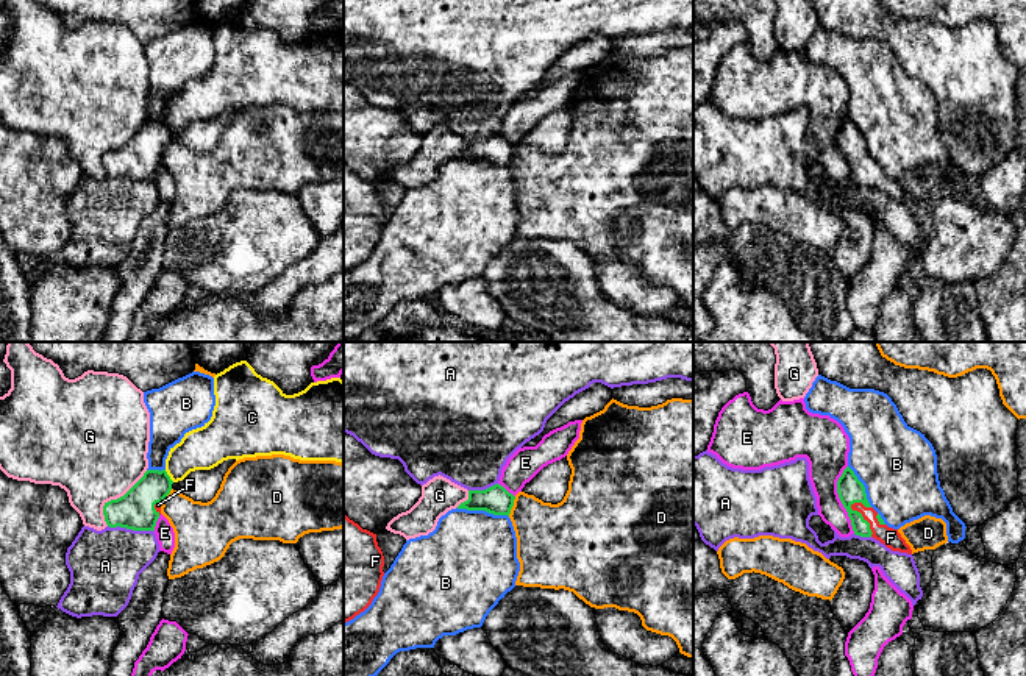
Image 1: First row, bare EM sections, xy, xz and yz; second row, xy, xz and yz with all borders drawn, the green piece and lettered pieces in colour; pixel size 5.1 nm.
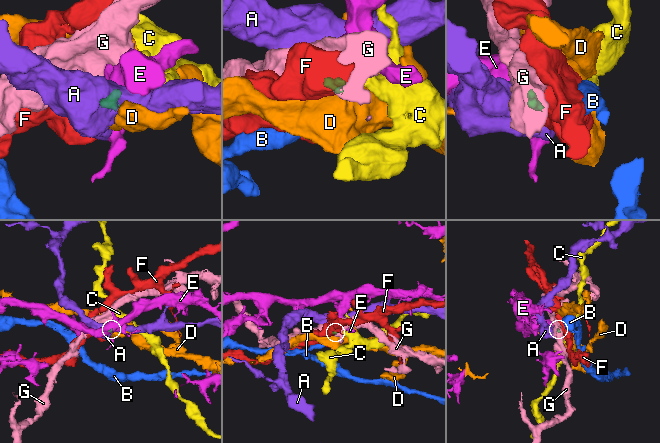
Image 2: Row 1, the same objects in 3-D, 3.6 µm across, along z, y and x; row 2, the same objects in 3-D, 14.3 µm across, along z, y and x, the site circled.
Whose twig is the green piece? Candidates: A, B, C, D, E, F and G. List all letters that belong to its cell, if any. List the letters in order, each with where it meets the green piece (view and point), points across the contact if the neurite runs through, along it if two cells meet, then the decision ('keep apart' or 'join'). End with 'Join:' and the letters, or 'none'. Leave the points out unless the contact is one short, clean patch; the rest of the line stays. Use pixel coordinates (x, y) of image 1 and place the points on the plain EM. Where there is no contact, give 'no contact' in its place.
A: meets green in xy at (131, 178); border along xy (108, 175), (153, 181); keep apart
B: meets green in xz at (483, 160); border along xz (456, 158), (484, 160), (508, 167); keep apart
C: meets green in xy at (169, 127); border along xy (164, 120), (174, 131); keep apart
D: meets green in xz at (511, 156); border along xz (516, 147), (508, 166); keep apart
E: meets green in yz at (840, 150); border along yz (847, 116), (837, 131), (837, 147), (854, 183); keep apart
F: meets green in yz at (862, 169); runs through yz (850, 139), (851, 158), (862, 169), (890, 188); join
G: meets green in xy at (117, 149); border along xy (147, 120), (122, 145), (111, 149), (103, 156), (106, 175); keep apart
Join: F

